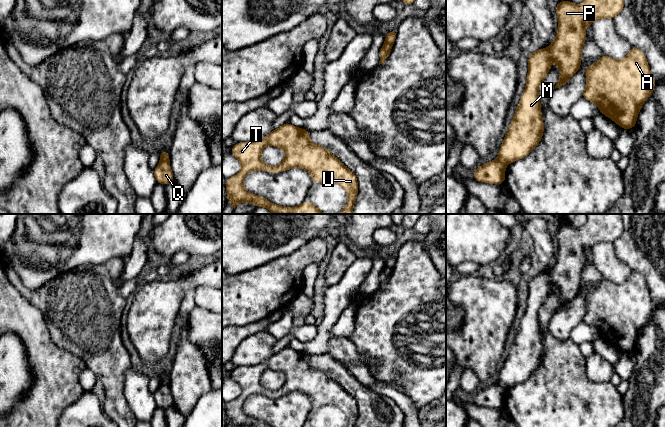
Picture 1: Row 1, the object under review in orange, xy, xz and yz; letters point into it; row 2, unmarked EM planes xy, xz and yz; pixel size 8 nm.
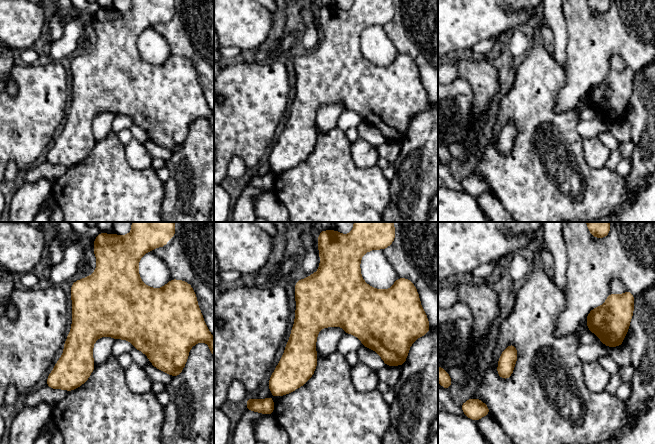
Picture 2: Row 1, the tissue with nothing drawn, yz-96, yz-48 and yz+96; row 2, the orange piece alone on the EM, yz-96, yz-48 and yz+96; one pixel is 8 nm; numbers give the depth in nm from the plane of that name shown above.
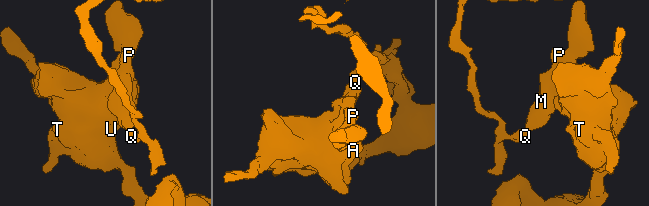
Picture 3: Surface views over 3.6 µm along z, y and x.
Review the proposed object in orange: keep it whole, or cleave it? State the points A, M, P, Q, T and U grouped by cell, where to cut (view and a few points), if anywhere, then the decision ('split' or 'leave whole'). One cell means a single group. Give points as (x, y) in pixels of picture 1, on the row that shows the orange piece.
A M P T U / Q | xy (168, 159), (161, 161) | split

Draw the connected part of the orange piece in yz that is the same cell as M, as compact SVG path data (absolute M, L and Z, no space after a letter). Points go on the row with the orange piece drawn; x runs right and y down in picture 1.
M564 0L562 3L556 2L556 14L558 15L557 37L547 49L539 49L529 56L526 88L499 150L498 160L501 163L508 165L524 158L542 139L544 124L541 116L538 89L551 68L550 62L557 63L560 68L560 78L555 89L566 85L568 80L579 70L581 64L582 46L587 38L585 26L592 25L598 19L614 19L623 8L624 0L585 0L581 5L575 5L569 0Z

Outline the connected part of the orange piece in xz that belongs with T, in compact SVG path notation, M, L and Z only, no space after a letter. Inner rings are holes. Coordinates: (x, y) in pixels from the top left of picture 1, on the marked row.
M286 123L261 140L235 143L231 153L241 163L240 172L226 179L227 200L231 202L234 209L240 202L244 202L253 203L256 207L266 207L273 214L329 214L319 211L309 201L304 201L294 208L279 206L262 196L249 193L243 186L244 177L252 170L279 173L299 167L311 174L312 182L333 181L341 185L348 194L348 201L344 209L335 214L353 213L358 194L356 175L327 148L312 144L308 130ZM266 145L280 147L285 151L282 163L272 167L261 160L261 152Z

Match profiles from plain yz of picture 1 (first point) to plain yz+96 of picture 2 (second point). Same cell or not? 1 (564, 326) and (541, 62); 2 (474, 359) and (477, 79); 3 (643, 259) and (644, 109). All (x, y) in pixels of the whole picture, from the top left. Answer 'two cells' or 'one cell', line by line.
1: two cells
2: one cell
3: two cells

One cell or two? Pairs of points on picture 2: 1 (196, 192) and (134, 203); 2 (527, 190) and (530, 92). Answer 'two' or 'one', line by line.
1: two
2: one

